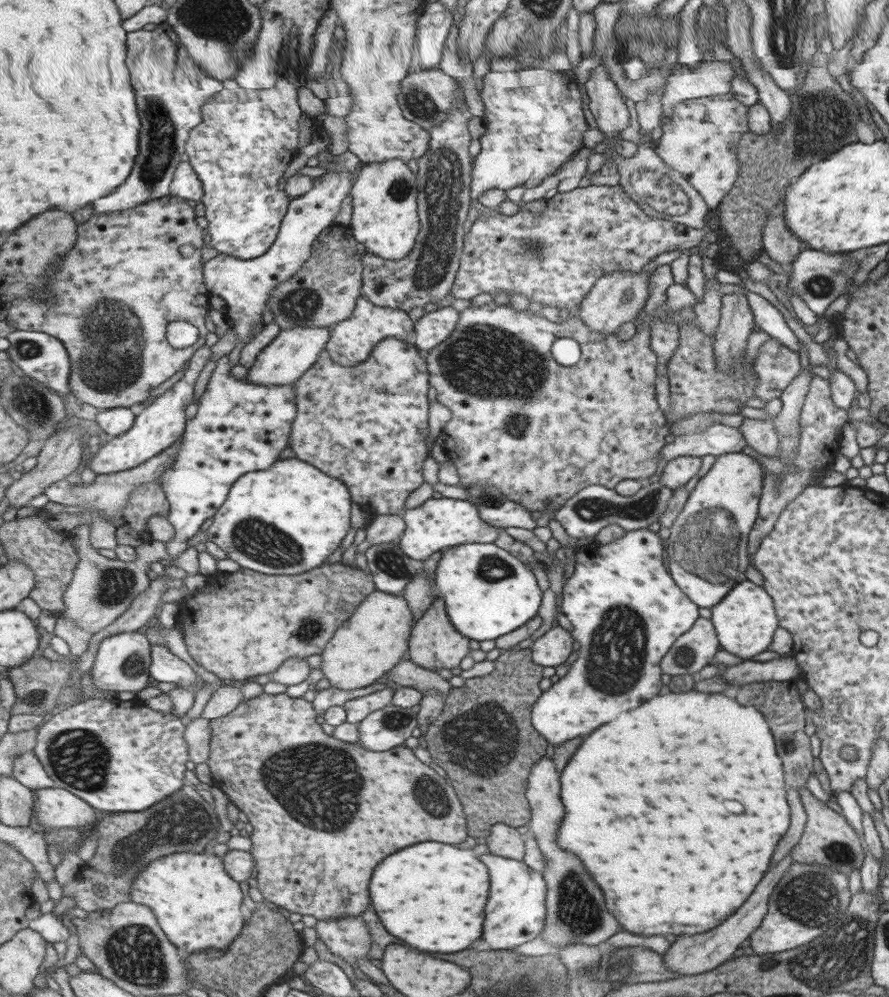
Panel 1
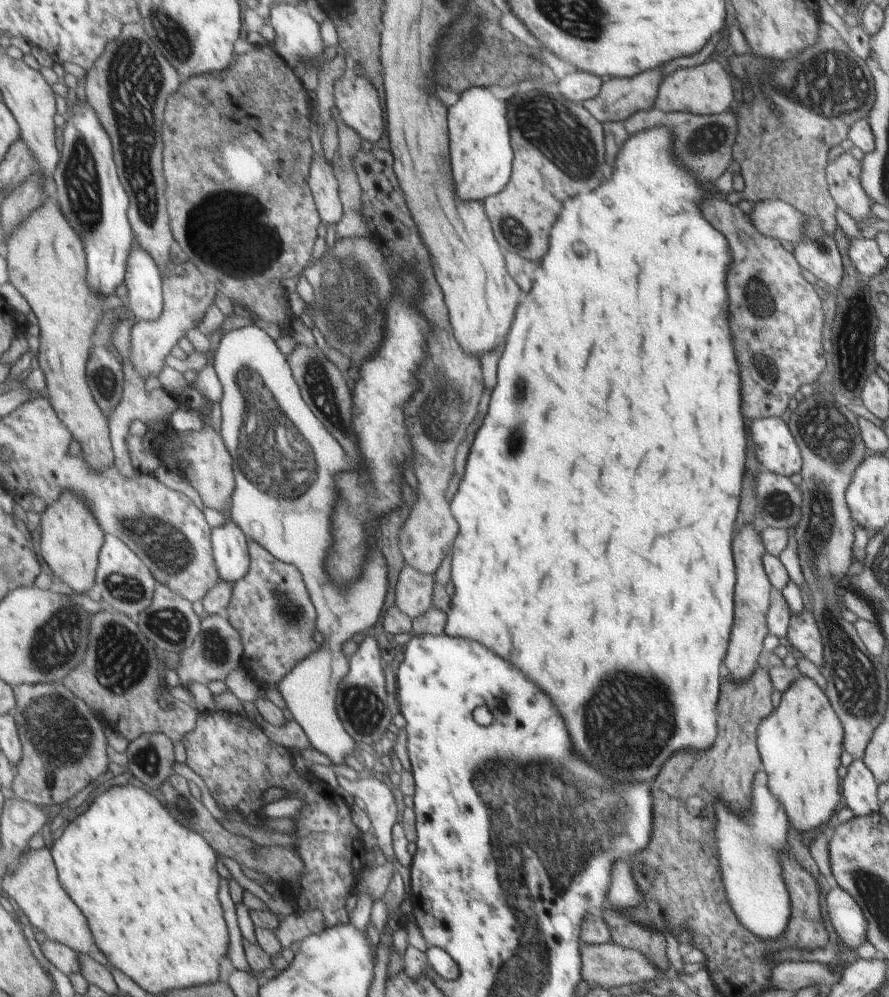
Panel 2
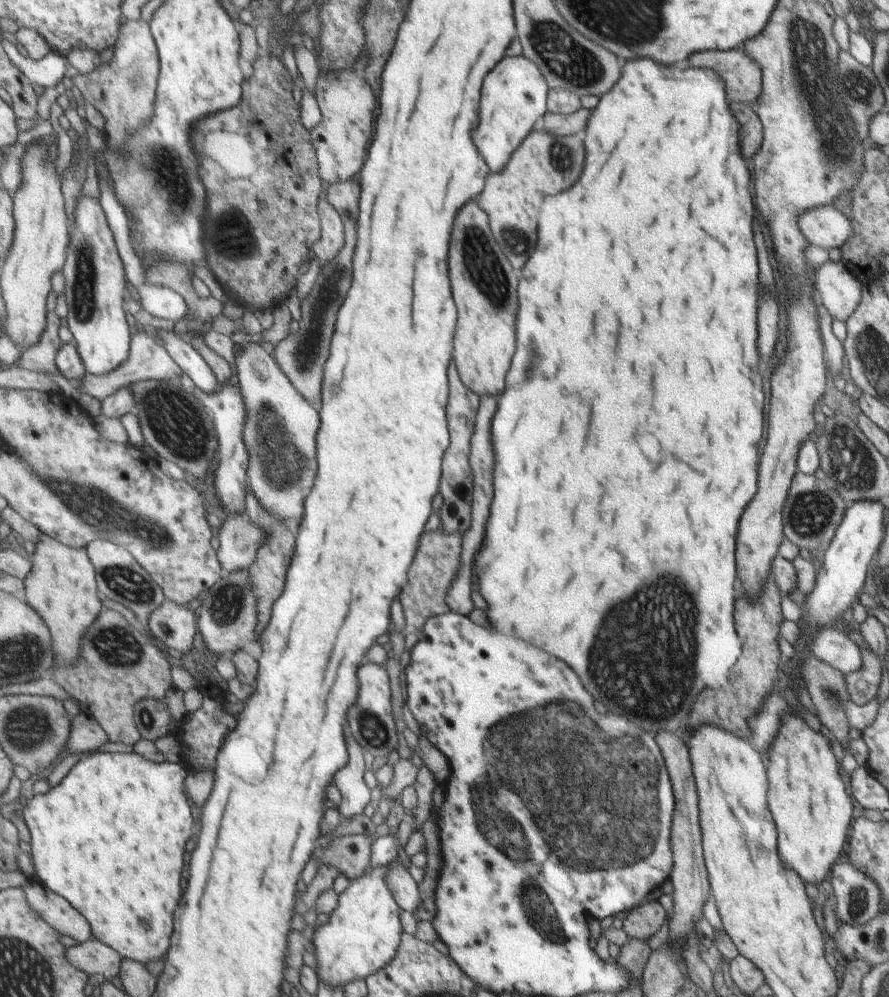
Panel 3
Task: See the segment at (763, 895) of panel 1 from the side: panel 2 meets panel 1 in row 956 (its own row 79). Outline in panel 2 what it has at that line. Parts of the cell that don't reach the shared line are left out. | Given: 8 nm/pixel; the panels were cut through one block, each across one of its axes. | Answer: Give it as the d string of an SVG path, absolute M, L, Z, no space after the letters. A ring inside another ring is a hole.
M711 57L702 64L693 67L677 67L671 74L665 75L658 85L654 107L664 113L686 112L692 115L716 115L725 113L734 105L733 79L729 72Z

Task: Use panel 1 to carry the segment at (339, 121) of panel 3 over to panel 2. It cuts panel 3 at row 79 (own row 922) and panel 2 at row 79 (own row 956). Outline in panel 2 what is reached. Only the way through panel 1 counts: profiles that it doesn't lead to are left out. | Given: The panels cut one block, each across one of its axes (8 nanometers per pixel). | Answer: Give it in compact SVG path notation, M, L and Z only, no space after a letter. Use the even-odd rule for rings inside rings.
M347 72L335 82L333 94L342 122L373 145L381 136L383 120L377 94L369 80Z

